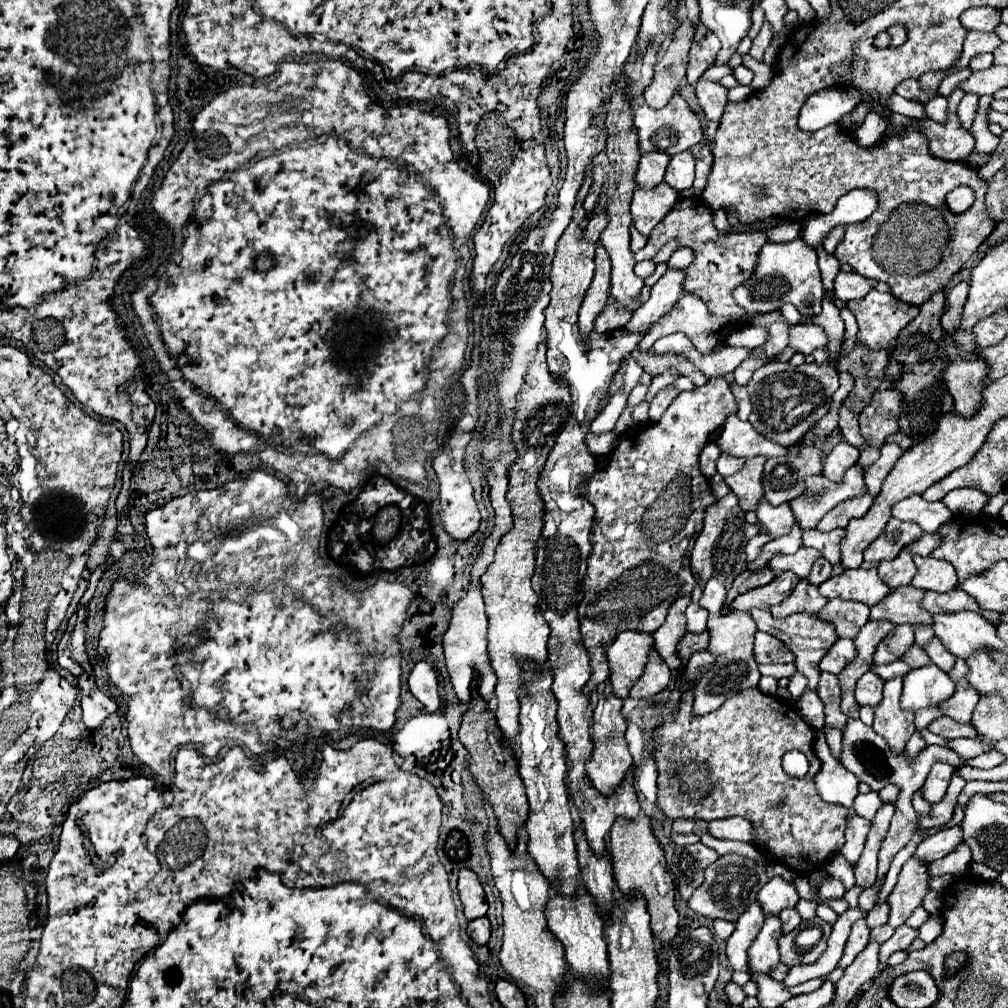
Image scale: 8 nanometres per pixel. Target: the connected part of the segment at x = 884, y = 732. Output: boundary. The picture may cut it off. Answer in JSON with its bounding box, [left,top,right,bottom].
[872,677,916,755]

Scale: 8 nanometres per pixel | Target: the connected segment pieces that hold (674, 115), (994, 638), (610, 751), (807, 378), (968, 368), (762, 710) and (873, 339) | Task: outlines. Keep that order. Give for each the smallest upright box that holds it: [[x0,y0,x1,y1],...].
[[634,95,702,155],[934,611,1004,659],[586,689,632,795],[748,363,838,447],[944,359,988,415],[654,687,848,873],[848,289,920,349]]

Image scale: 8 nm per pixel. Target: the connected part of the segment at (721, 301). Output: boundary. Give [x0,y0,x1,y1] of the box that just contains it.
[634,197,766,323]

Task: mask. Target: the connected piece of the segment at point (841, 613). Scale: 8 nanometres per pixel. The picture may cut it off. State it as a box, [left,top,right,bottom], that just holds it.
[818,599,870,639]

